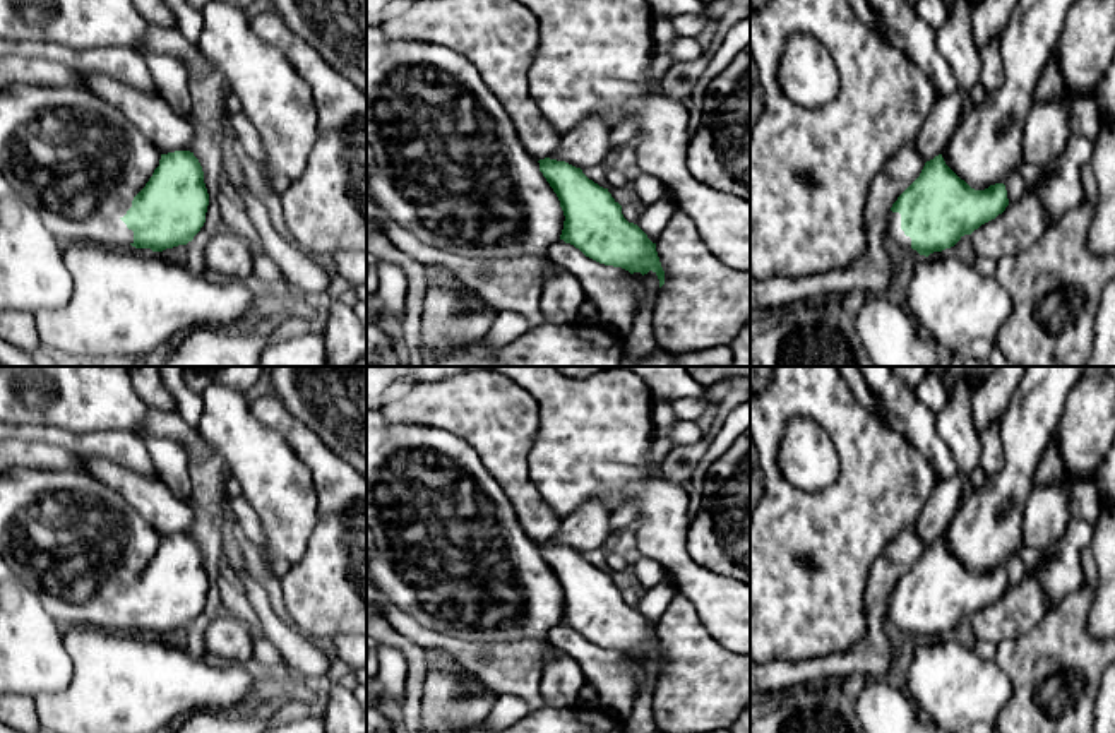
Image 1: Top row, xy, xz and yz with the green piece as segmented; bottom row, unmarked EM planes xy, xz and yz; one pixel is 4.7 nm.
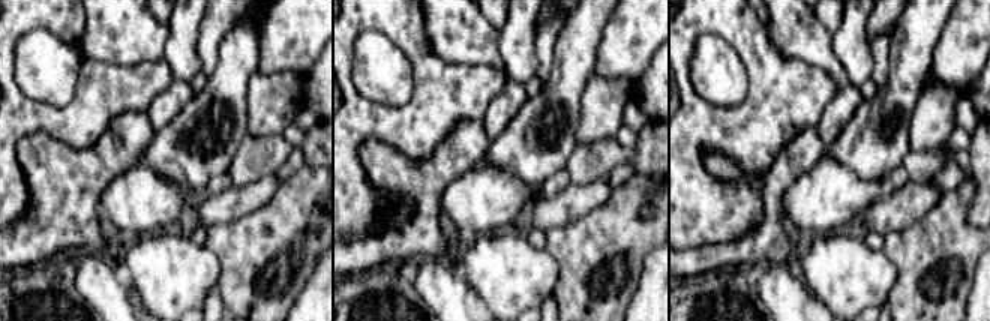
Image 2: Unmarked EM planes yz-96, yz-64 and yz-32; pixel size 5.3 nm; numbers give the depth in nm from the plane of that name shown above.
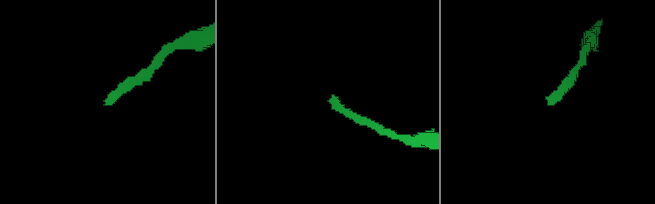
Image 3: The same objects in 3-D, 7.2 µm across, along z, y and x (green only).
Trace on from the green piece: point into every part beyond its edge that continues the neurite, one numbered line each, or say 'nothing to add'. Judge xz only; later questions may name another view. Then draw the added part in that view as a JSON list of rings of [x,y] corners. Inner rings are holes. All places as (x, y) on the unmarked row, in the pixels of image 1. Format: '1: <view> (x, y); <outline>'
nothing to add

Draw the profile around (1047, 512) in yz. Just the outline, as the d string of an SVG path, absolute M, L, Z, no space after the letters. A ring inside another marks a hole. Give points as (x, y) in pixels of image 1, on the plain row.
M1067 471L1060 483L1035 486L1023 510L1023 545L1046 550L1072 521L1070 493L1079 480Z

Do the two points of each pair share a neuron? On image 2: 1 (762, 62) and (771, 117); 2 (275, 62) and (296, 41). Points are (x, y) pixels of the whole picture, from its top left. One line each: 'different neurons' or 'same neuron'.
1: same neuron
2: same neuron

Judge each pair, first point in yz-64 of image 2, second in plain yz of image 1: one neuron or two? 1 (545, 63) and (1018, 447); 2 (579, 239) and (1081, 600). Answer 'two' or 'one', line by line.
1: two
2: one

